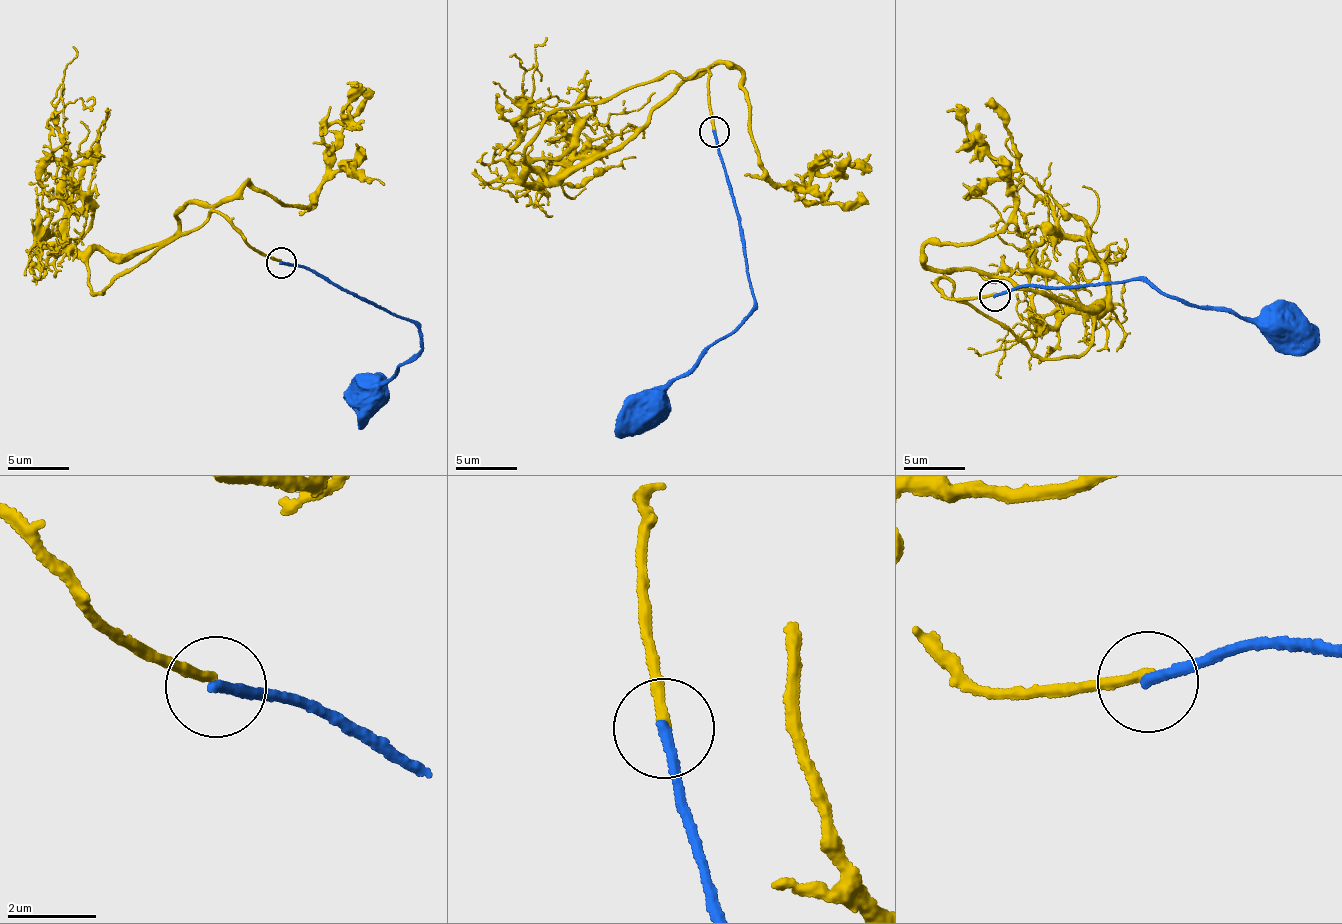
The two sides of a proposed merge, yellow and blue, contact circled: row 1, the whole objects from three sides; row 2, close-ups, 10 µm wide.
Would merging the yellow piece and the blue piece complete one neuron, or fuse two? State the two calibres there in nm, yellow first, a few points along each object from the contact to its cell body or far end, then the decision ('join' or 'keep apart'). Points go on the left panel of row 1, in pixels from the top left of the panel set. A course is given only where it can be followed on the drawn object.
220 nm thick on the yellow side, 240 nm on the other; yellow runs (280, 262), (188, 203), (159, 244), (80, 252), (70, 242), (56, 111), (72, 45); blue runs (280, 262), (313, 270), (409, 319), (422, 339), (417, 353), (370, 388); keep apart

